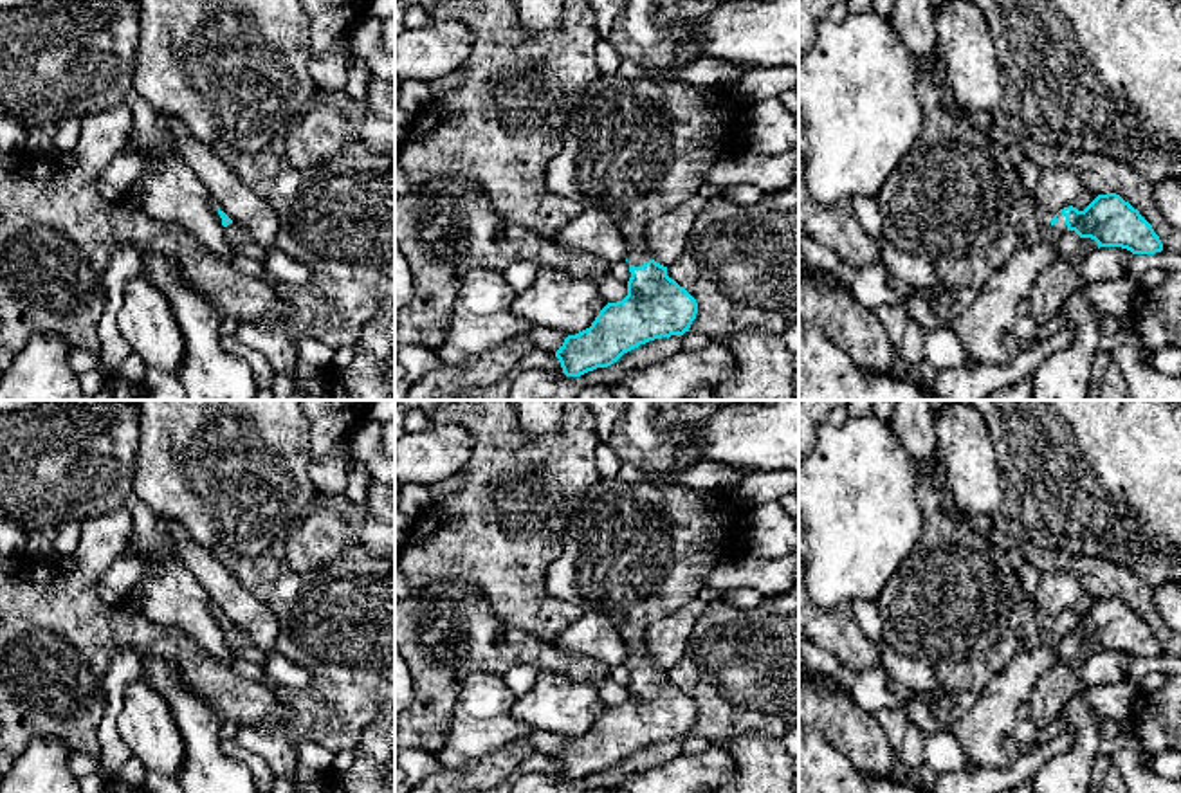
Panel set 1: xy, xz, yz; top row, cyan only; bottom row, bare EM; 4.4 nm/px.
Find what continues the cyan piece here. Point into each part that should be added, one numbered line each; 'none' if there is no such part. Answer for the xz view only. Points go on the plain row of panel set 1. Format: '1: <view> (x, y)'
1: xz (635, 552)

